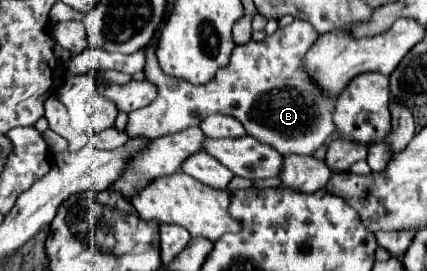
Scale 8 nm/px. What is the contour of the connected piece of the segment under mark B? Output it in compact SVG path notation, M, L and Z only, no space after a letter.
M295 19L291 25L277 29L265 41L249 41L237 45L231 61L211 83L193 87L191 83L175 83L167 79L155 63L155 47L147 51L145 77L157 87L157 97L147 107L129 113L125 131L129 137L147 135L147 139L177 133L199 125L209 115L231 115L243 123L247 135L269 143L281 155L313 155L327 137L335 133L333 109L335 99L327 95L305 71L303 57L319 39L319 33L307 23Z

